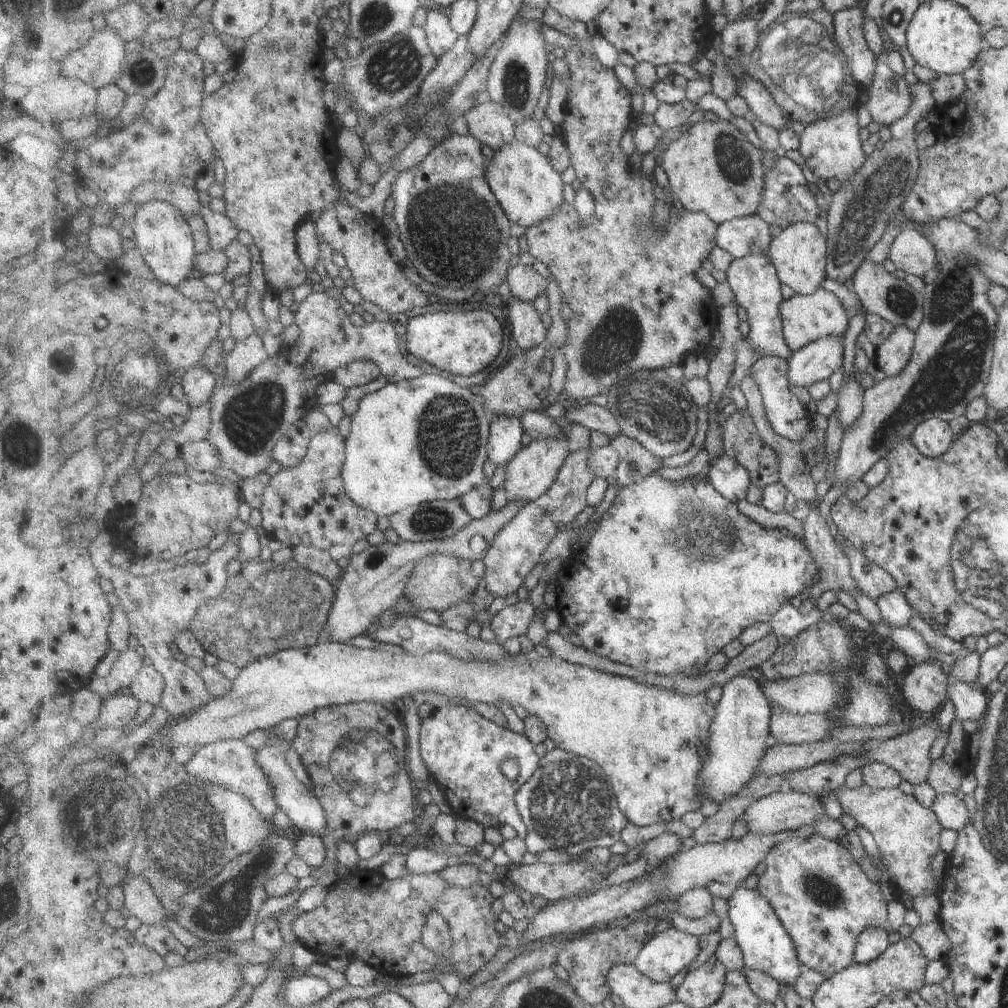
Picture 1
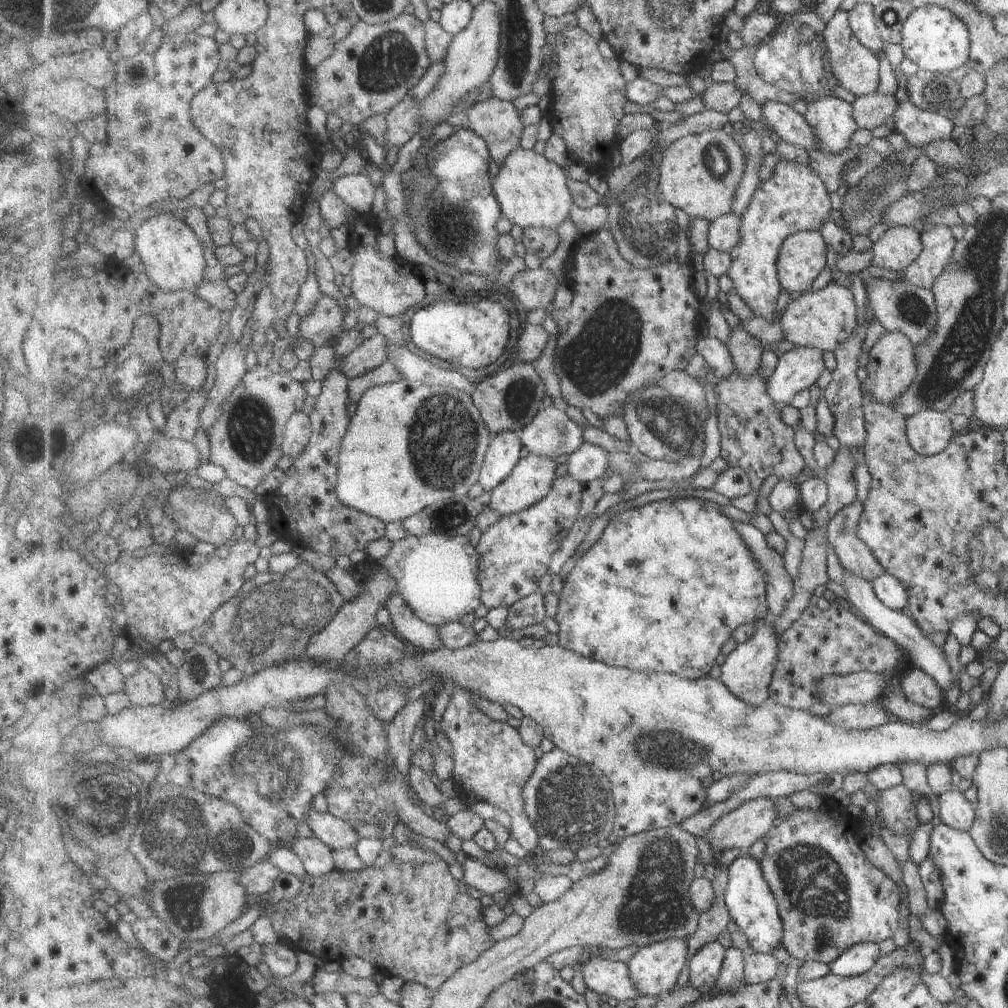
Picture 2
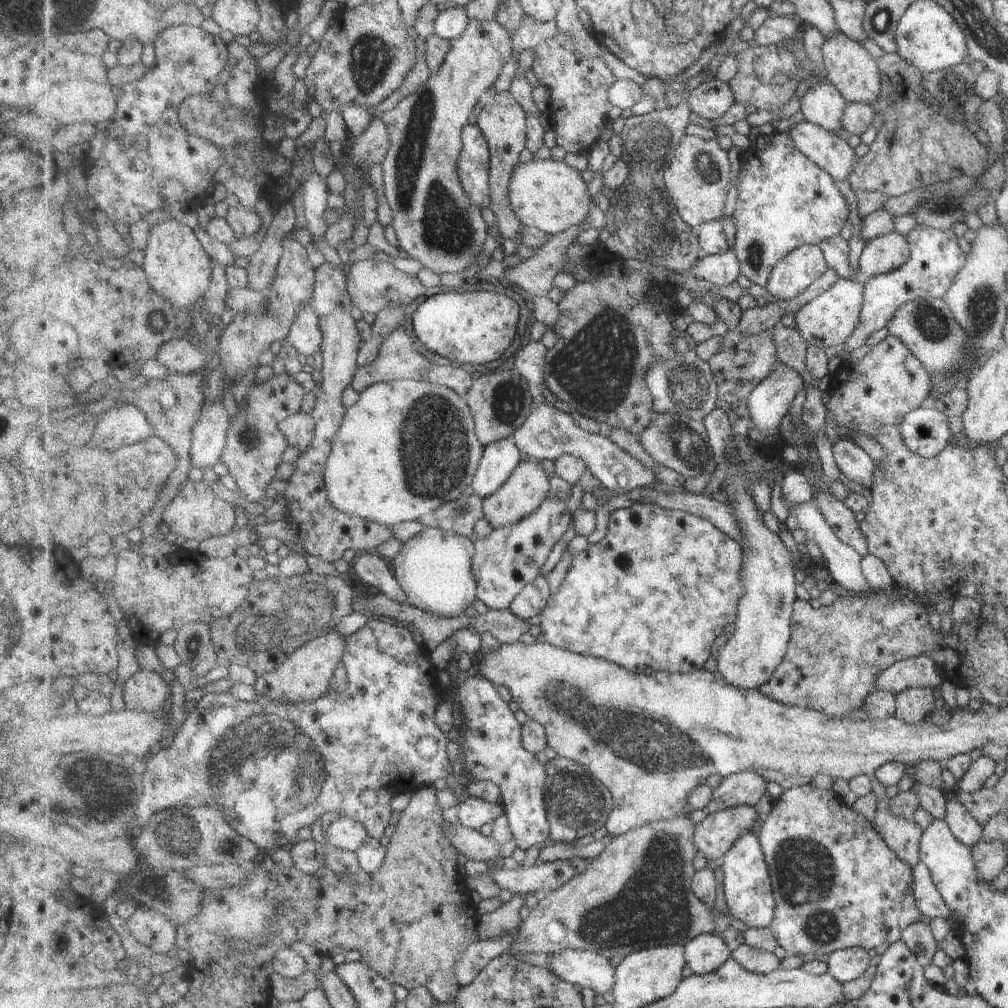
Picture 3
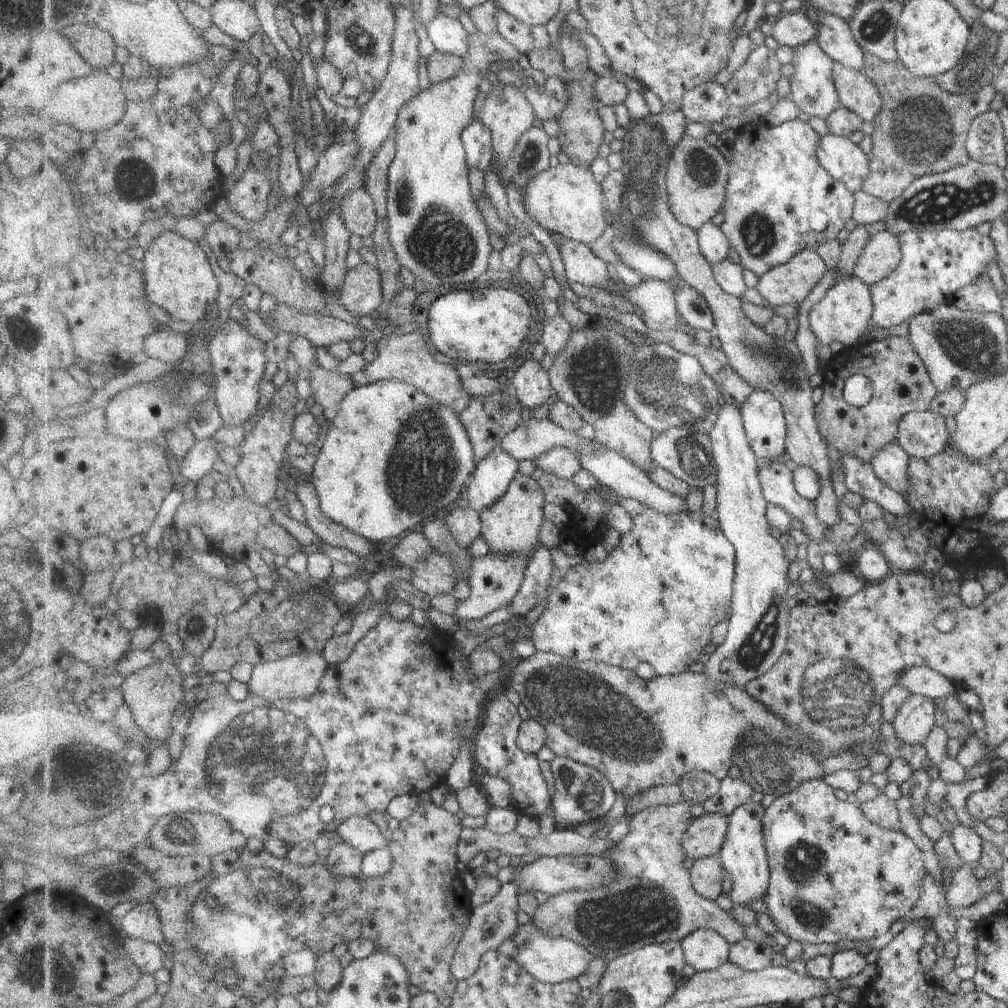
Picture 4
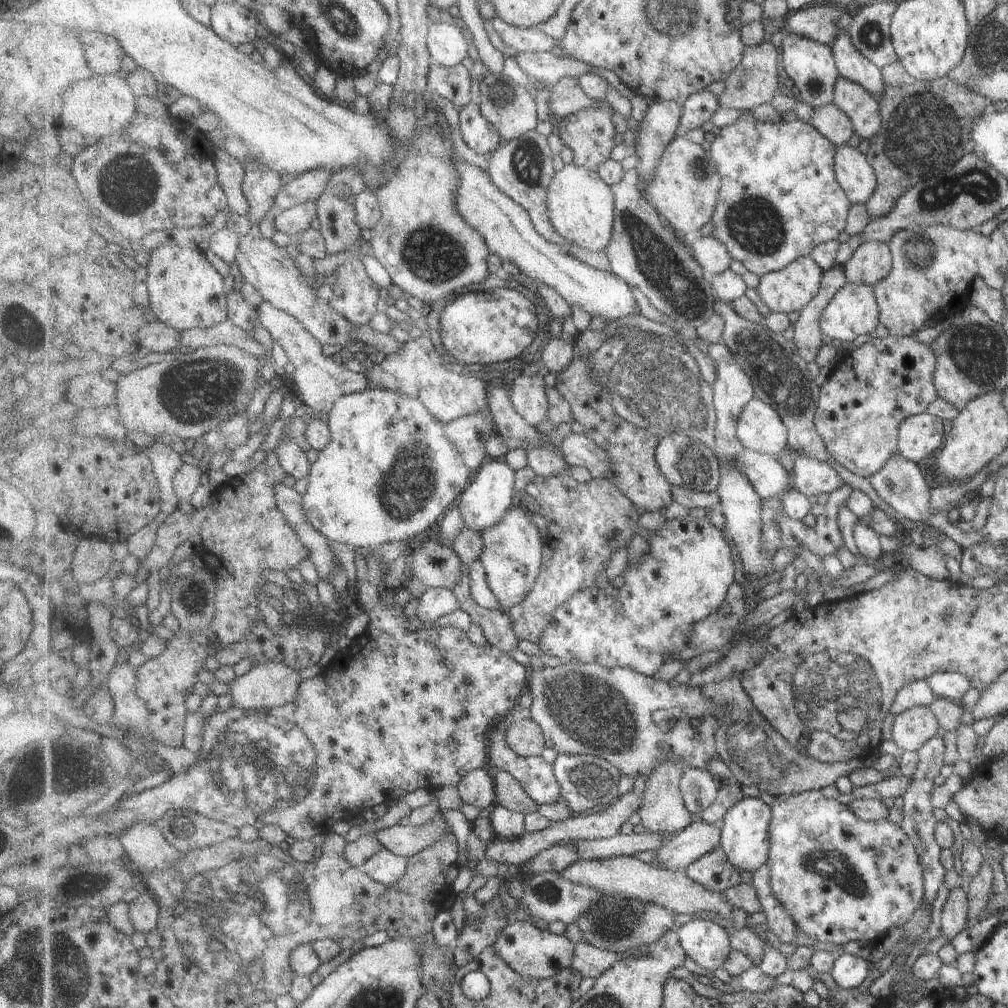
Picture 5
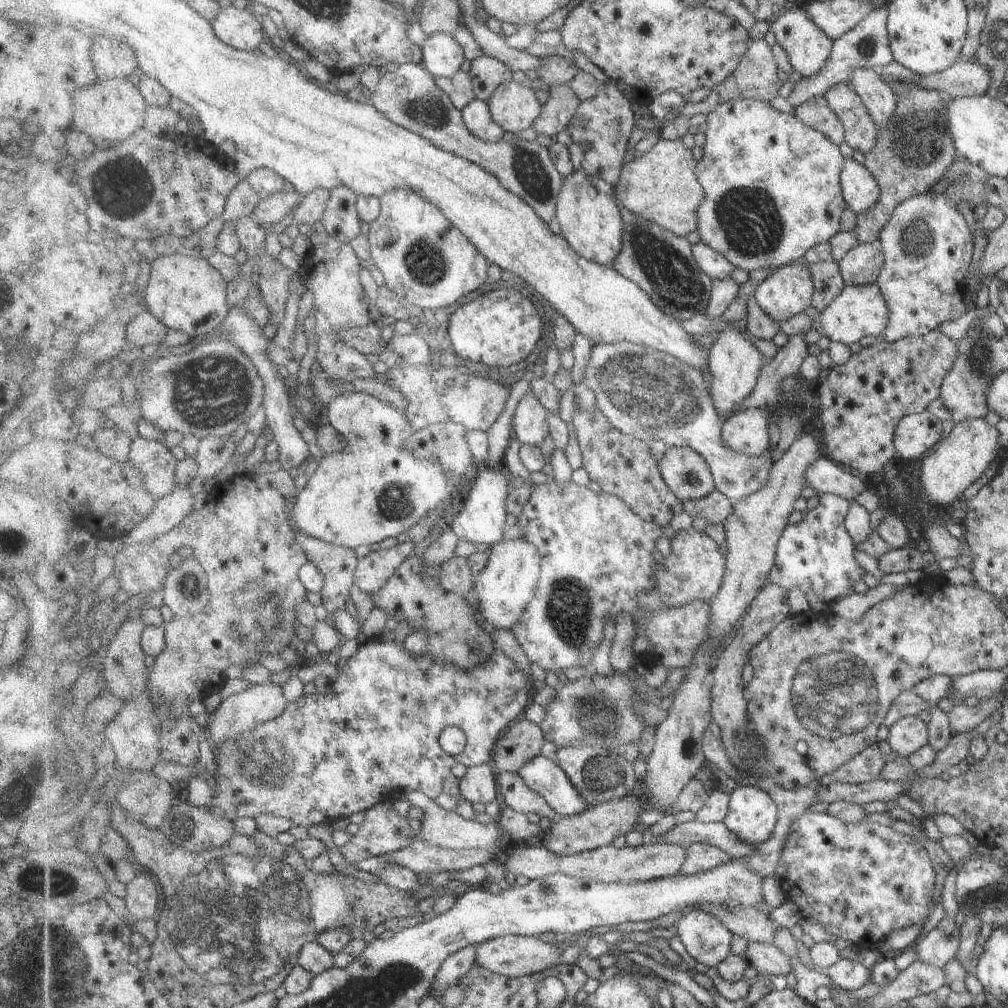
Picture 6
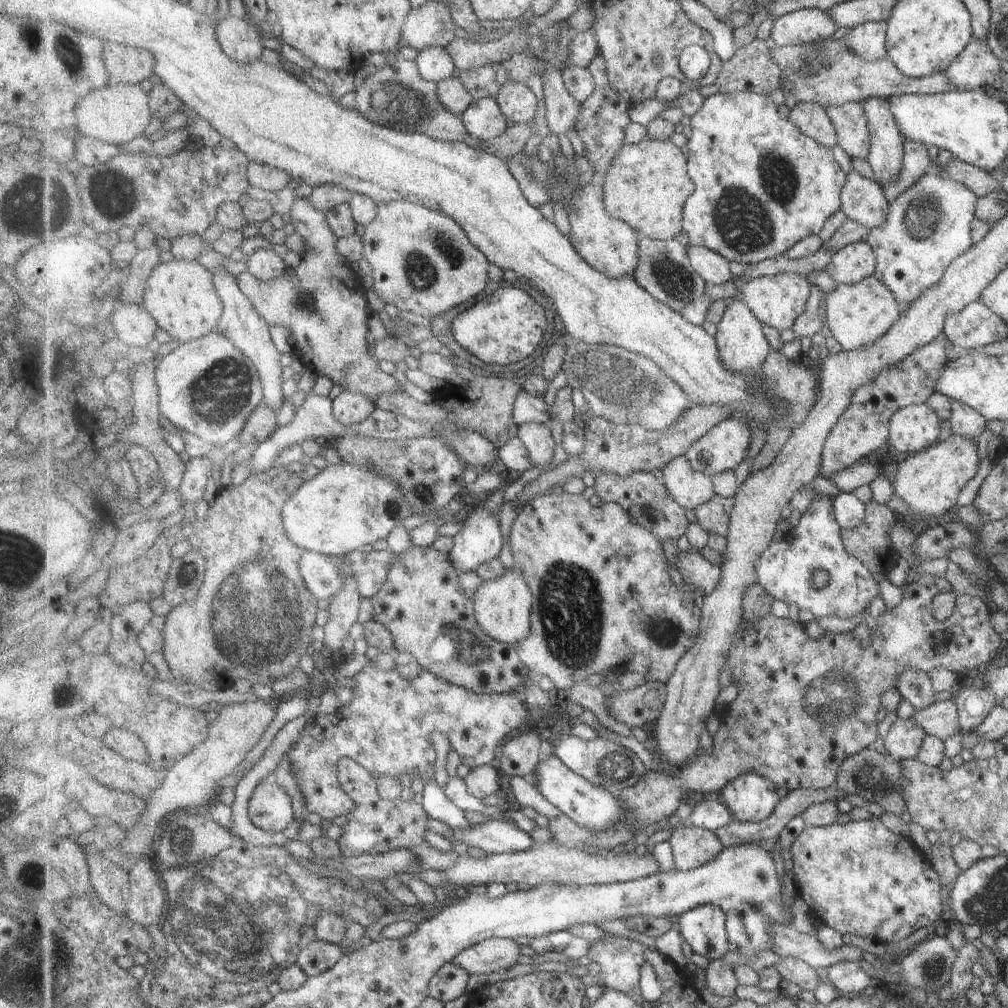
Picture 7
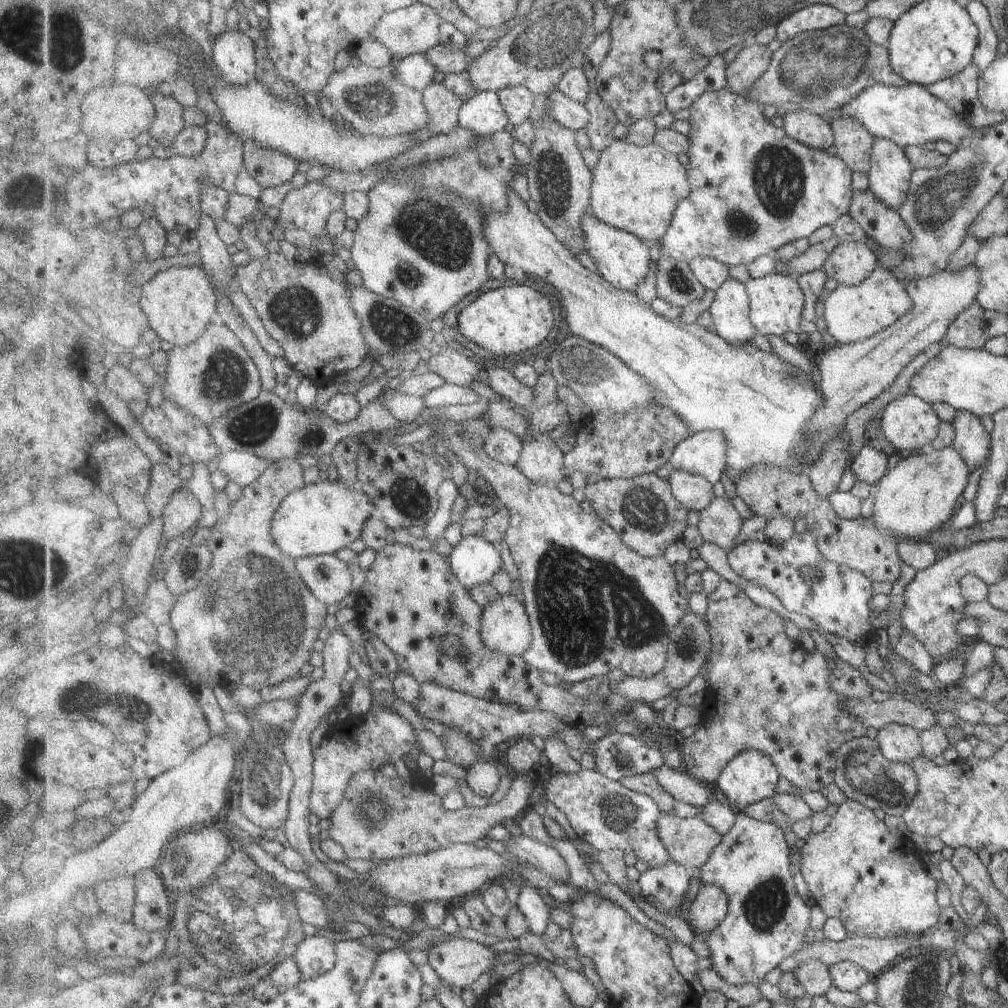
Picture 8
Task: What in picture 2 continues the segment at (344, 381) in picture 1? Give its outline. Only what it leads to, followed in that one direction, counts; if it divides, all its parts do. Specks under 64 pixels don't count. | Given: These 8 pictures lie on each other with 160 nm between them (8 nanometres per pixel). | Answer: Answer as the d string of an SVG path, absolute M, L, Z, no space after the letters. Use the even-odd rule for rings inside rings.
M378 332L370 339L349 353L339 363L339 369L348 379L362 377L379 368L388 358L388 340L386 335Z

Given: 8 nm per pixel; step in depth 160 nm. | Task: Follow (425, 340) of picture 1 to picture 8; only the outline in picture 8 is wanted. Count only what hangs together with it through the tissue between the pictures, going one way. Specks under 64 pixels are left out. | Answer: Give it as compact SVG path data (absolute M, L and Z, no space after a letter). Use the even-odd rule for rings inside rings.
M525 284L523 286L507 285L481 293L472 303L463 306L457 317L457 323L463 336L478 346L489 350L493 356L510 356L531 350L549 337L549 332L553 330L553 306L551 306L547 296L533 290L531 286L525 286Z

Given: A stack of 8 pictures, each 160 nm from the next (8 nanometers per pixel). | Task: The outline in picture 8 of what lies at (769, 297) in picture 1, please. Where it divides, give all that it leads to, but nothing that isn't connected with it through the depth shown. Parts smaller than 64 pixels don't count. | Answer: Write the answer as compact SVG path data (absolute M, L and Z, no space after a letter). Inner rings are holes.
M721 89L720 91L713 91L702 94L689 108L690 116L687 119L690 124L690 131L687 136L689 139L688 150L688 177L692 183L692 193L689 198L683 199L677 205L676 214L673 217L672 225L669 227L668 233L662 238L662 249L660 256L673 257L678 261L690 262L696 256L711 257L723 264L730 266L739 266L739 264L749 264L757 258L765 255L776 255L777 251L795 242L799 239L808 239L816 230L823 227L833 226L841 216L848 212L849 201L851 200L851 170L849 166L844 163L837 156L829 156L826 150L810 147L804 142L793 138L783 127L777 127L770 118L763 114L763 105L760 102L748 99L747 97L731 92L731 89Z

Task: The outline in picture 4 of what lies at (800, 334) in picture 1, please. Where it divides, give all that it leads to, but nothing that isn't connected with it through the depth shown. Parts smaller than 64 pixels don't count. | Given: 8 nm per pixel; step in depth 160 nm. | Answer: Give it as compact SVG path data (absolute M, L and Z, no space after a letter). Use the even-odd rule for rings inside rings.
M852 274L848 278L839 279L825 292L822 299L812 306L808 320L818 344L839 342L843 348L855 346L859 344L858 340L865 330L874 327L871 291L861 279Z

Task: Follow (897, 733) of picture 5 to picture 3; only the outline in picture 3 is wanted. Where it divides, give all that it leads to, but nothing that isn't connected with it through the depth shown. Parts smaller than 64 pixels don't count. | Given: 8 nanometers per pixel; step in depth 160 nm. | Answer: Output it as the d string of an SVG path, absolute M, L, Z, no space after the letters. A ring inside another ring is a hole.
M911 687L898 692L895 697L895 714L906 723L926 720L935 710L932 690L927 687Z

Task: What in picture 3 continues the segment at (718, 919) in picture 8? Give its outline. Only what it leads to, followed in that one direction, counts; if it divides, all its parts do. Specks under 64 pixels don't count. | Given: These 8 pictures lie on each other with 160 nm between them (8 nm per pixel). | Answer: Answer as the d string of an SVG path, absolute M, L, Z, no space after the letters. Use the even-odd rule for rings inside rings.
M705 933L684 946L686 961L695 975L708 975L720 969L731 957L732 951L713 933Z

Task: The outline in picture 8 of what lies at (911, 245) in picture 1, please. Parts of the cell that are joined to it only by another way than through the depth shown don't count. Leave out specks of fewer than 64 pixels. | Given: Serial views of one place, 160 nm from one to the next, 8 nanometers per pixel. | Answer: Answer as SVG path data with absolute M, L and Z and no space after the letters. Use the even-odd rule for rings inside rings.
M837 243L822 268L838 285L853 286L864 281L877 267L876 256L865 243Z

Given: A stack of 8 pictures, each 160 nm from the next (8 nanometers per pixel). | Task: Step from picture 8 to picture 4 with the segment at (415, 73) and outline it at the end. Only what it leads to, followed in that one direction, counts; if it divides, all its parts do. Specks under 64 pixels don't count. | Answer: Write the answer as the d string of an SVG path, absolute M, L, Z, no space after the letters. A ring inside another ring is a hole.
M438 15L426 27L428 38L435 50L463 58L469 48L470 33L454 17Z

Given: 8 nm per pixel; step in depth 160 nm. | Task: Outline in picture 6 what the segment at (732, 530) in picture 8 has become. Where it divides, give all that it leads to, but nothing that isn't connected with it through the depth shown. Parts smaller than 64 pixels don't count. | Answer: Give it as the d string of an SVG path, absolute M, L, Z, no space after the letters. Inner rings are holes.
M715 489L713 494L697 500L686 500L684 510L692 517L700 516L709 523L724 523L734 511L733 501L725 493Z

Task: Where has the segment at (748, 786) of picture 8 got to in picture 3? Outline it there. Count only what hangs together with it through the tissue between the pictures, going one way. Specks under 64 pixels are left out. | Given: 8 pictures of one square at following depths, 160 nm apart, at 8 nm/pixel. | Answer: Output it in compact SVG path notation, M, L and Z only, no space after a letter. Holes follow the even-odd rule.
M751 832L744 834L726 852L720 863L723 870L723 886L729 914L751 929L767 929L776 916L776 898L772 878L760 837Z

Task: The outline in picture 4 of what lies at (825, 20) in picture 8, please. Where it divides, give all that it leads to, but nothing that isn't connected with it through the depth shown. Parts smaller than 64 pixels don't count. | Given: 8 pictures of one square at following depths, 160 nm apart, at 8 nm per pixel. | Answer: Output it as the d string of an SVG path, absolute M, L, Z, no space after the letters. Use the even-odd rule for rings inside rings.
M813 40L806 45L798 47L795 51L795 58L791 64L795 72L791 76L790 95L791 99L804 113L810 117L816 116L826 120L828 116L837 109L837 95L835 83L833 82L833 59L821 48L820 43Z

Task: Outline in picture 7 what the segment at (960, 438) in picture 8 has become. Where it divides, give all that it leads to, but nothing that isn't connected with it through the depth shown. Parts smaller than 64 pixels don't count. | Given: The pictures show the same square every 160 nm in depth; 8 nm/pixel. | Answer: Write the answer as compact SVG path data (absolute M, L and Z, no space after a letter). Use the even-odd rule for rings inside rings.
M950 401L950 417L947 422L953 435L964 436L975 442L986 420L976 410L970 409L962 402Z

